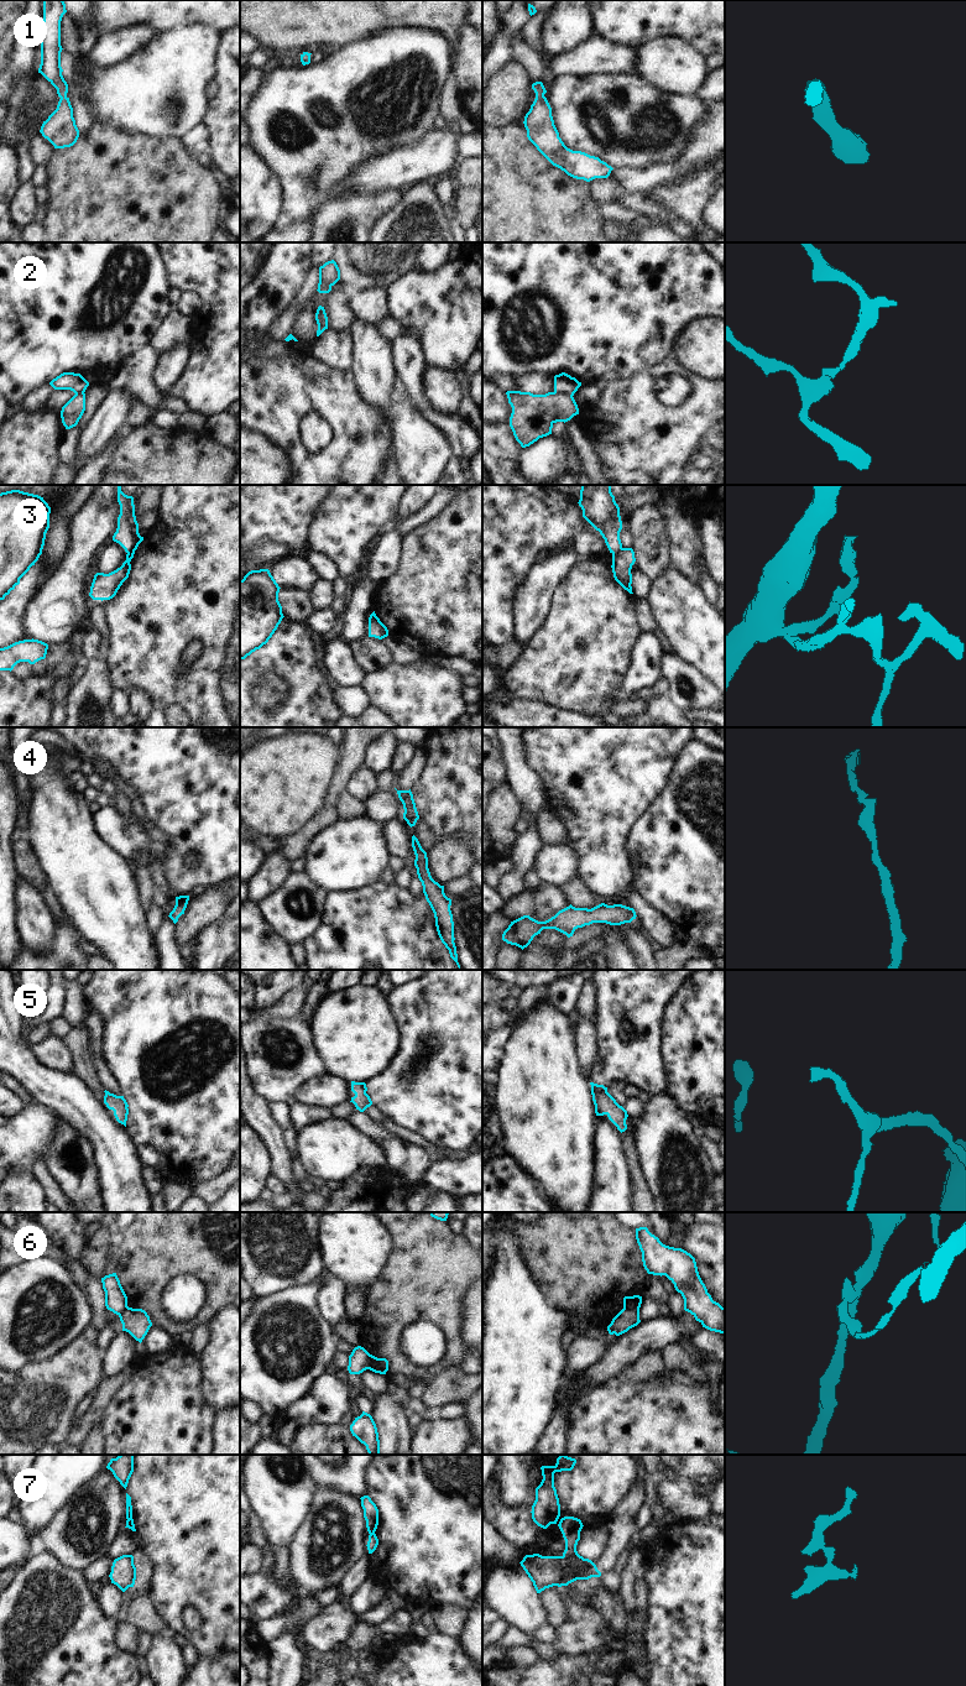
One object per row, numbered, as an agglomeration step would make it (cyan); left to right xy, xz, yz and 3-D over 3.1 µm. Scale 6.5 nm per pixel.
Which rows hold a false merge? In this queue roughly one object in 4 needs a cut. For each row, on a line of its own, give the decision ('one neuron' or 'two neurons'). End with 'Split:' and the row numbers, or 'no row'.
1: one neuron
2: two neurons
3: two neurons
4: one neuron
5: one neuron
6: two neurons
7: two neurons
Split: 2, 3, 6, 7

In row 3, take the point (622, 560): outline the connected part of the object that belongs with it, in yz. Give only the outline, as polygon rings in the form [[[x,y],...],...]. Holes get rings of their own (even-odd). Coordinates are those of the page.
[[[622,548],[620,552],[612,554],[611,568],[613,578],[630,594],[633,594],[631,569],[635,562],[636,558],[632,548]]]

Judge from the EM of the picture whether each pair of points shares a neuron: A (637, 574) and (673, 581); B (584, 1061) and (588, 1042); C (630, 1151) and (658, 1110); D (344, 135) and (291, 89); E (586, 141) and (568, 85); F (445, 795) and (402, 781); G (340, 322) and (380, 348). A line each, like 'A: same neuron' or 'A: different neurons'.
A: different neurons
B: same neuron
C: different neurons
D: same neuron
E: same neuron
F: different neurons
G: different neurons

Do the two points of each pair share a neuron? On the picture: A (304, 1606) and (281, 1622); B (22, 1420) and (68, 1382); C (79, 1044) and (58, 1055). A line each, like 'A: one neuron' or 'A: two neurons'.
A: one neuron
B: one neuron
C: two neurons

